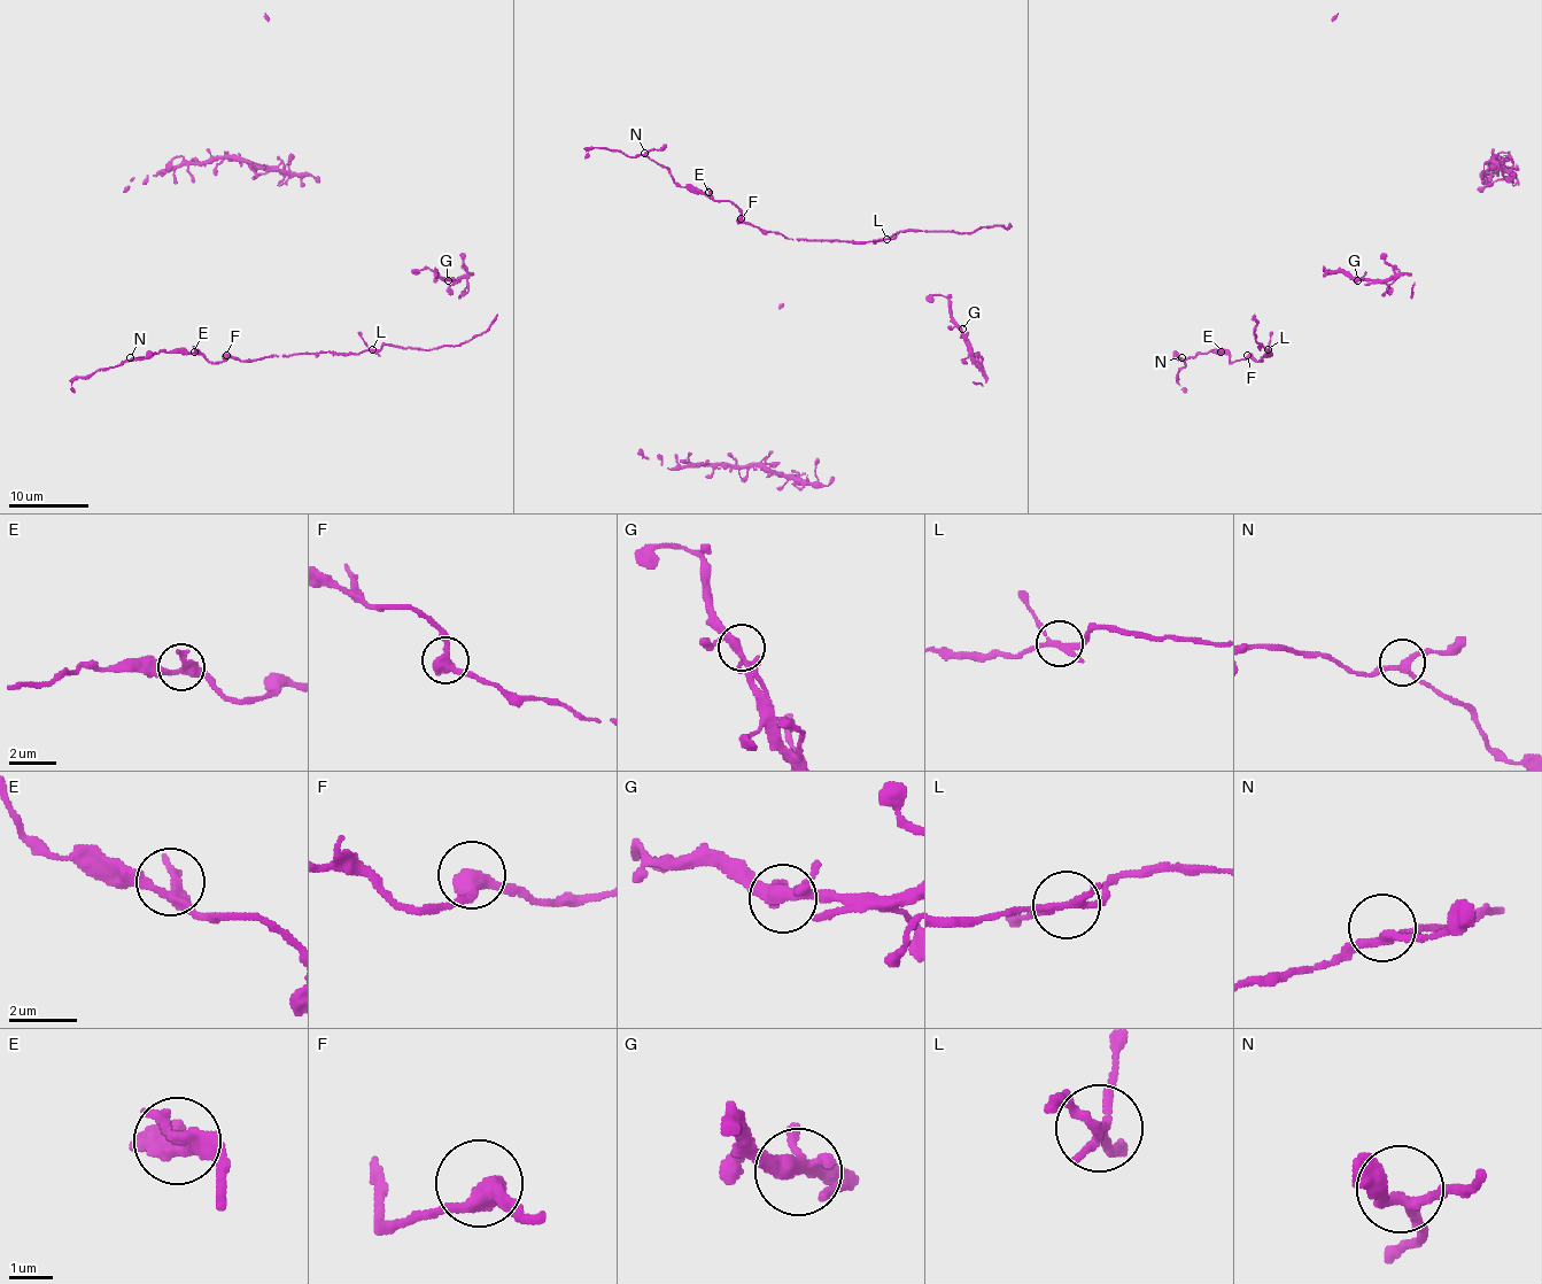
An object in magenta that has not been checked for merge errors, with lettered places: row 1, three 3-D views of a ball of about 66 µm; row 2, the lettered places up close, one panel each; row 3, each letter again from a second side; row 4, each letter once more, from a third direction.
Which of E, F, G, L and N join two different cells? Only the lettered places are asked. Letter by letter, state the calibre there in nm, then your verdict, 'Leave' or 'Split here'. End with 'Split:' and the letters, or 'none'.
E: Thickness 300 nm. Leave
F: Thickness 440 nm. Leave
G: Thickness 280 nm. Leave
L: Thickness 190 nm. Leave
N: Thickness 200 nm. Leave
Split: none

